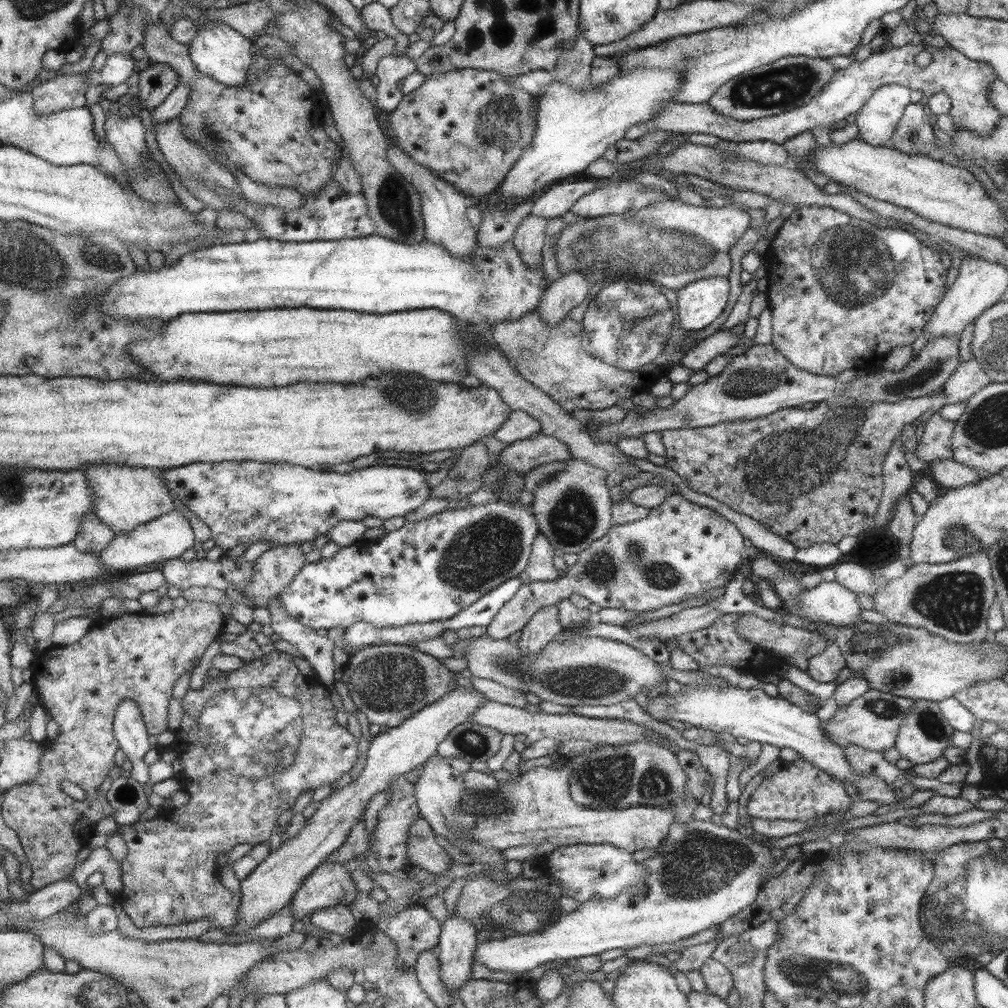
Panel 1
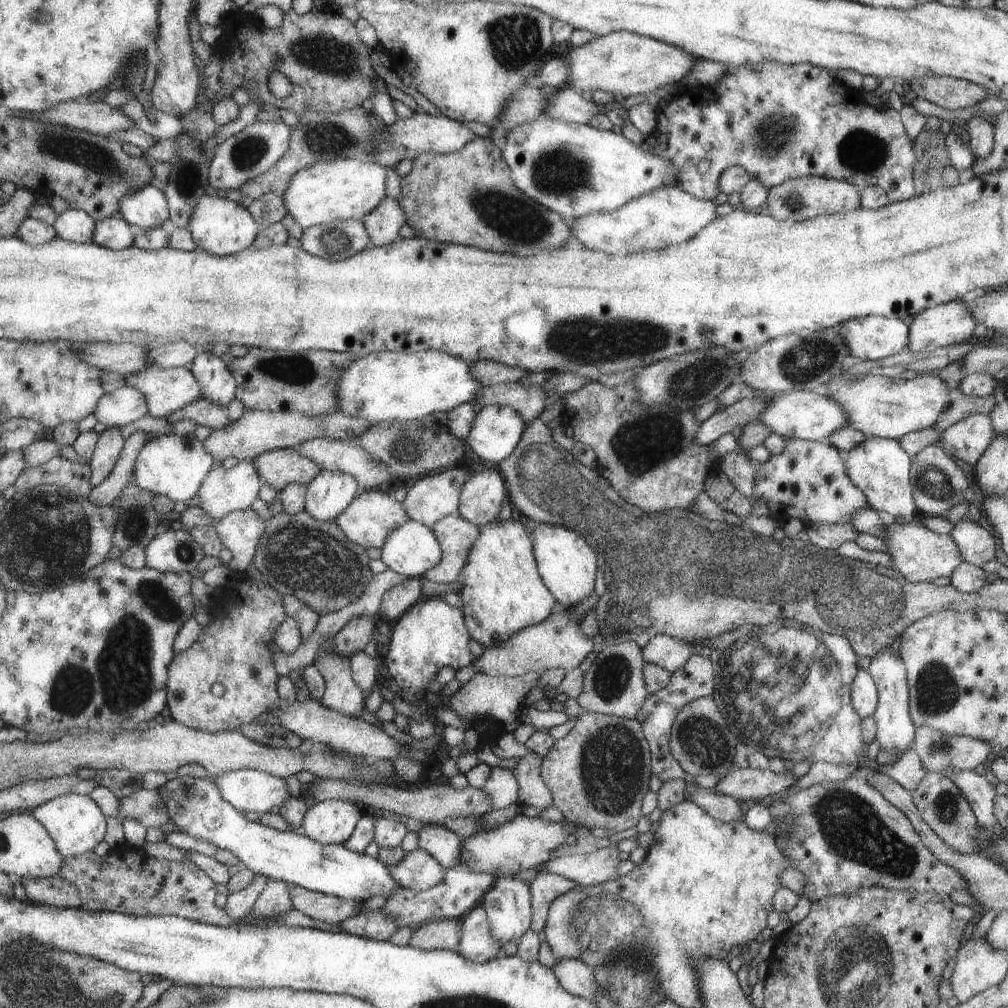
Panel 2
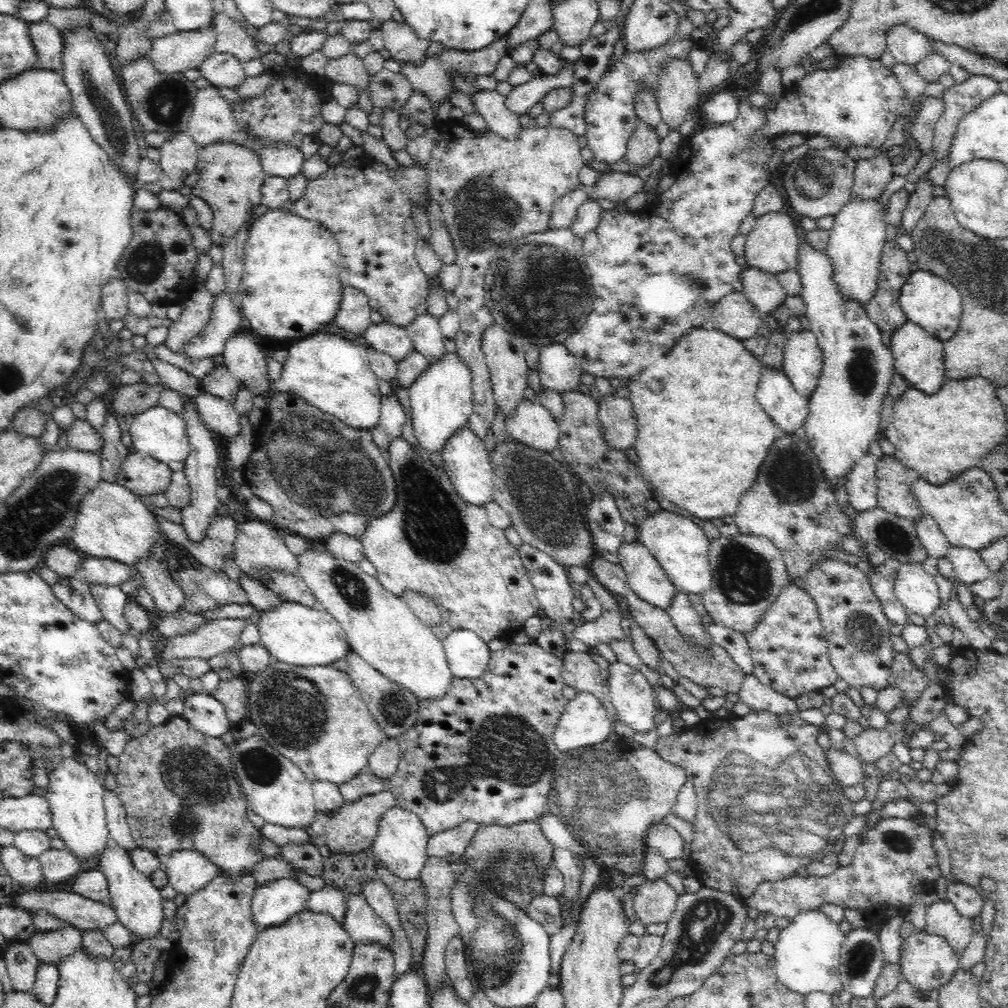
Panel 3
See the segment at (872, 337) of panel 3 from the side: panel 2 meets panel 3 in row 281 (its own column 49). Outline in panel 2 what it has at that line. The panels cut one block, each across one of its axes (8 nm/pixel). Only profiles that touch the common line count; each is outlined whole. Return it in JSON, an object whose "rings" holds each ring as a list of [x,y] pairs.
{"rings":[[[65,794],[54,798],[32,811],[33,816],[53,835],[57,848],[65,858],[75,858],[81,854],[89,854],[97,844],[103,842],[107,834],[107,815],[104,810],[89,796]]]}

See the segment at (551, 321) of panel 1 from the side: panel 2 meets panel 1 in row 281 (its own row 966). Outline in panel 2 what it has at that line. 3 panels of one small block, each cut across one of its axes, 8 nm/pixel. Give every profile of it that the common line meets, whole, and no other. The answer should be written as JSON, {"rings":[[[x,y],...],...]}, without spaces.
{"rings":[[[563,958],[551,966],[553,974],[569,994],[593,1000],[598,990],[598,982],[592,969],[577,958]]]}

